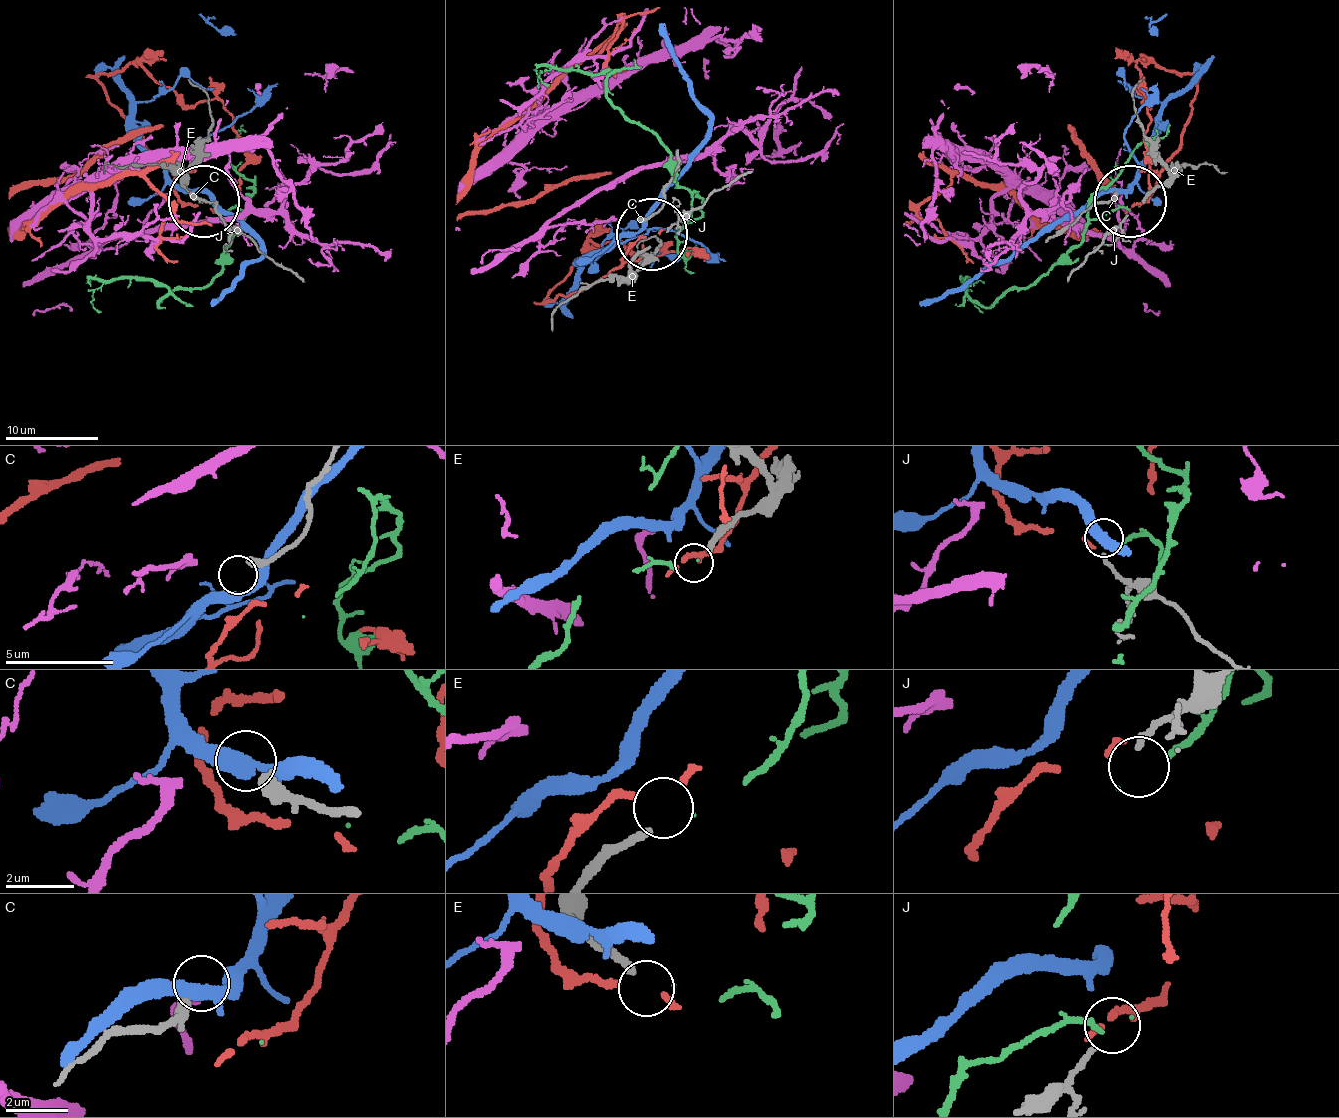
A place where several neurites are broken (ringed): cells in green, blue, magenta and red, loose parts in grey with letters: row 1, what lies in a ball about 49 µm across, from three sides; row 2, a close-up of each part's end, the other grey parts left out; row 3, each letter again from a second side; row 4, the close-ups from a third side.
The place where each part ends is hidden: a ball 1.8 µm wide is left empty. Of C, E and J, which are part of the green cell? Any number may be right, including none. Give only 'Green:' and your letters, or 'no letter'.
Green: no letter

